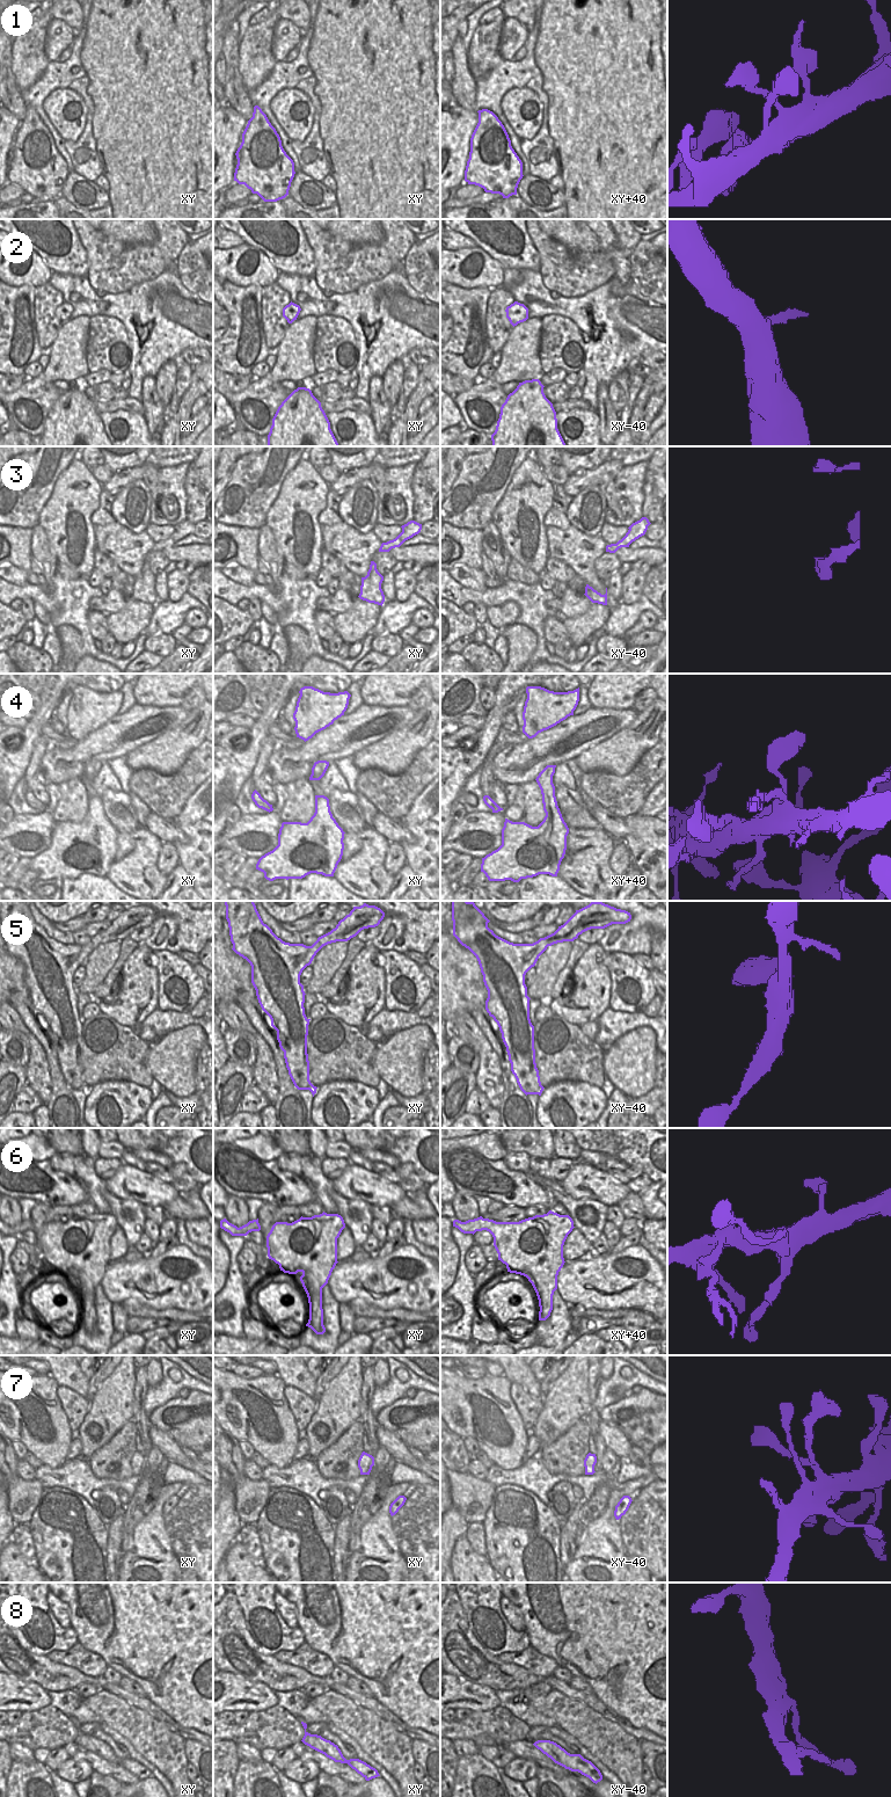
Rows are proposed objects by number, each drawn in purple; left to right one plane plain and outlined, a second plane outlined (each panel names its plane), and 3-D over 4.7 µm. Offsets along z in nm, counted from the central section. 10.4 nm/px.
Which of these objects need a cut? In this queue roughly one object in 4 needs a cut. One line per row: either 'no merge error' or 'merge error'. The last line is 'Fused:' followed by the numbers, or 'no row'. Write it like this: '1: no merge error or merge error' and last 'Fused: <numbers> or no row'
1: no merge error
2: no merge error
3: no merge error
4: no merge error
5: no merge error
6: no merge error
7: no merge error
8: no merge error
Fused: no row

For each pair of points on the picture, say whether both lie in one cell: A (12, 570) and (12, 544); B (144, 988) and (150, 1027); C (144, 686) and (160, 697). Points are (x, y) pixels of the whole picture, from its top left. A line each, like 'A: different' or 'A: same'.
A: different
B: different
C: same

